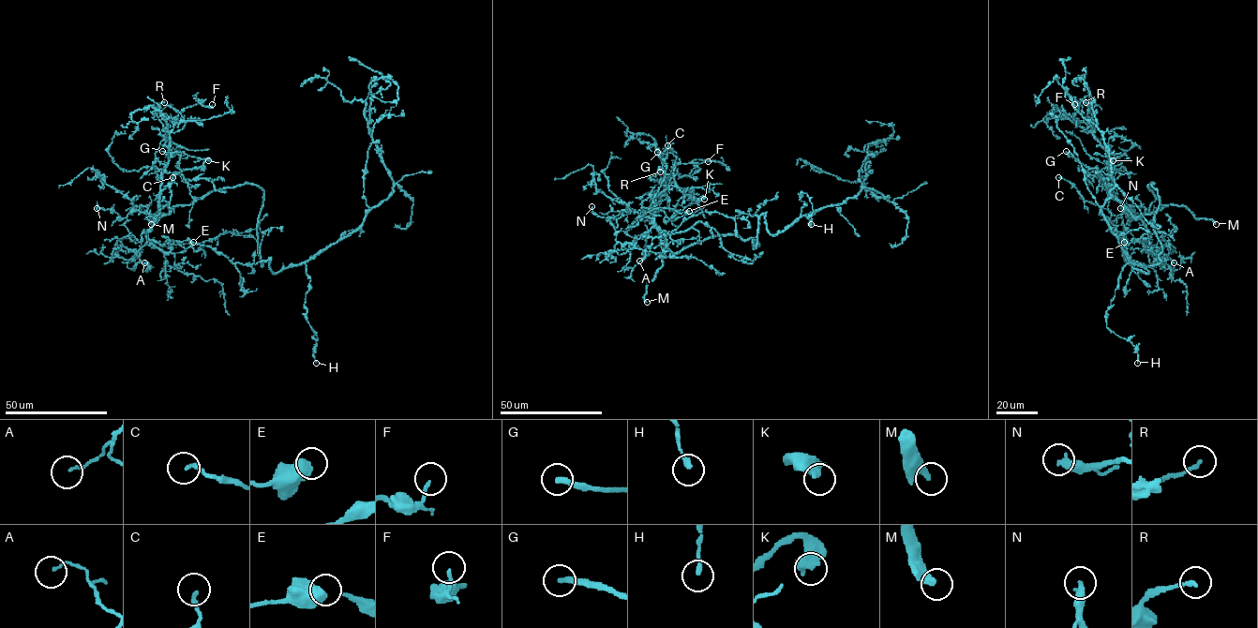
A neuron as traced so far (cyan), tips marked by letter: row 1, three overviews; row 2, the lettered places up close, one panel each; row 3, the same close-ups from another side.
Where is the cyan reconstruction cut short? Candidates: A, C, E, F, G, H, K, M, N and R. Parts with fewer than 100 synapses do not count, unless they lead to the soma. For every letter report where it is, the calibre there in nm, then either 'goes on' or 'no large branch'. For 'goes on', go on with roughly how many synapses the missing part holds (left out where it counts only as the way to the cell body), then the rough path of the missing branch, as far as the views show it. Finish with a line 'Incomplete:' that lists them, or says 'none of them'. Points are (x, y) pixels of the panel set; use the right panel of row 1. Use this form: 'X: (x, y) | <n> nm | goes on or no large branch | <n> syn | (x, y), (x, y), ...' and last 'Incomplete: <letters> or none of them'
A: (1174, 262) | 100 nm | no large branch
C: (1058, 177) | 180 nm | no large branch
E: (1124, 242) | 650 nm | no large branch
F: (1074, 104) | 130 nm | no large branch
G: (1066, 151) | 260 nm | no large branch
H: (1137, 363) | 200 nm | no large branch
K: (1113, 160) | 650 nm | no large branch
M: (1216, 224) | 400 nm | goes on | (1216, 224), (1217, 233), (1228, 246), (1231, 261), (1230, 241), (1219, 216), (1231, 222)
N: (1120, 208) | 360 nm | no large branch
R: (1085, 102) | 200 nm | no large branch
Incomplete: M

